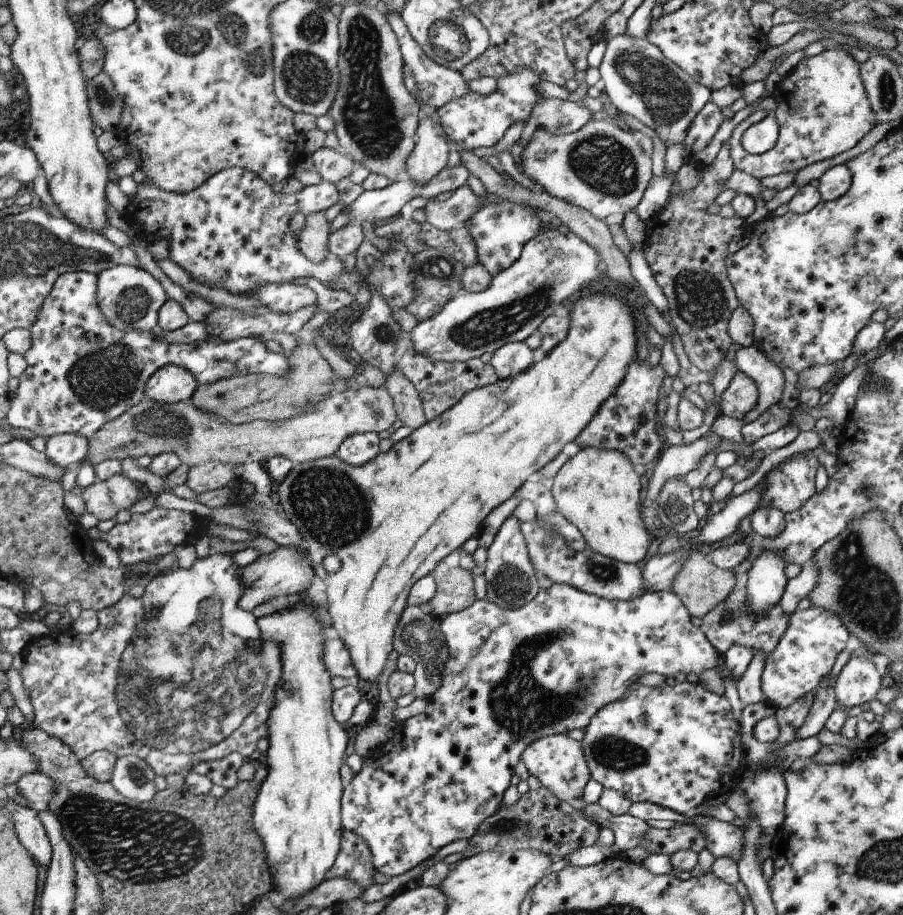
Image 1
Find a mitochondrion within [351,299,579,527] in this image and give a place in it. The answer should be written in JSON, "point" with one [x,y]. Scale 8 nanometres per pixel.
{"point":[385,334]}

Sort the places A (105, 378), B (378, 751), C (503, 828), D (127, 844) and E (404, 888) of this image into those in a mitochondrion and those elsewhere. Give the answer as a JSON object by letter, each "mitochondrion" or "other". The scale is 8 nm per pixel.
{"A":"mitochondrion","B":"other","C":"mitochondrion","D":"mitochondrion","E":"other"}

